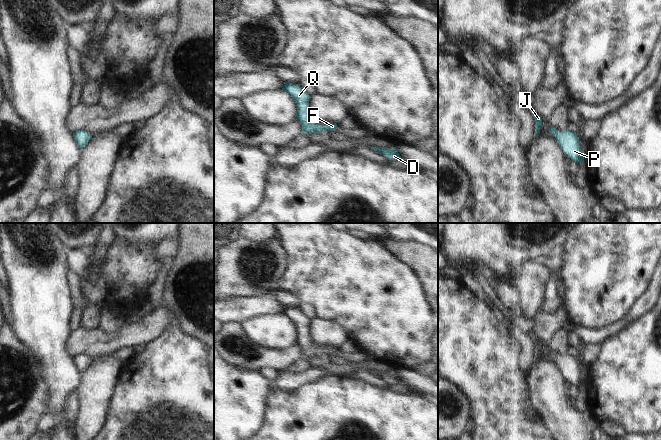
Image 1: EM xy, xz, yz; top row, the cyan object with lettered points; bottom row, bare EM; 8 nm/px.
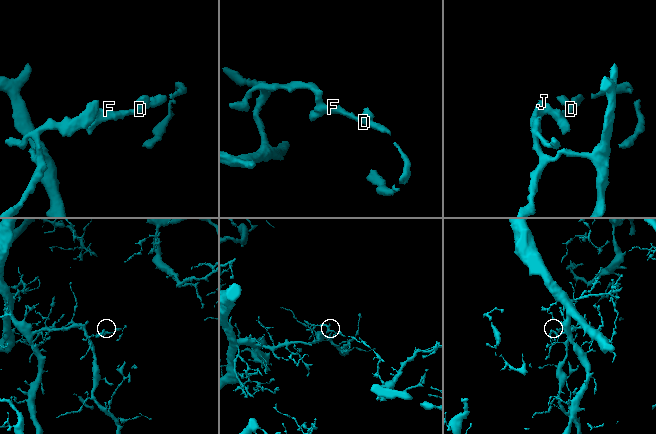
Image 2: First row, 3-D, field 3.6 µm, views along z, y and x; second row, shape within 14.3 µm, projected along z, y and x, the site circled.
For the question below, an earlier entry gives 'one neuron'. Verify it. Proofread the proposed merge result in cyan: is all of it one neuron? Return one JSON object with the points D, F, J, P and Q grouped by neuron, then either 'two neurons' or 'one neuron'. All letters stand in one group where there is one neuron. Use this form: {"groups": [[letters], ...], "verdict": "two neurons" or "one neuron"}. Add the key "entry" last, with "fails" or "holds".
{"groups": [["D", "F", "J", "P", "Q"]], "verdict": "one neuron", "entry": "holds"}

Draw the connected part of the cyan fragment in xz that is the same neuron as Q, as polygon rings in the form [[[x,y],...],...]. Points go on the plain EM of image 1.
[[[284,307],[282,314],[286,316],[293,325],[297,328],[296,344],[302,348],[302,357],[324,357],[332,355],[337,352],[337,348],[317,349],[311,345],[311,338],[309,335],[310,320],[304,316],[298,308]]]

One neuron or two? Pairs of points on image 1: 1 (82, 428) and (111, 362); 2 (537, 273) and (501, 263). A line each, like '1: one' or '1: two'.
1: one
2: two

